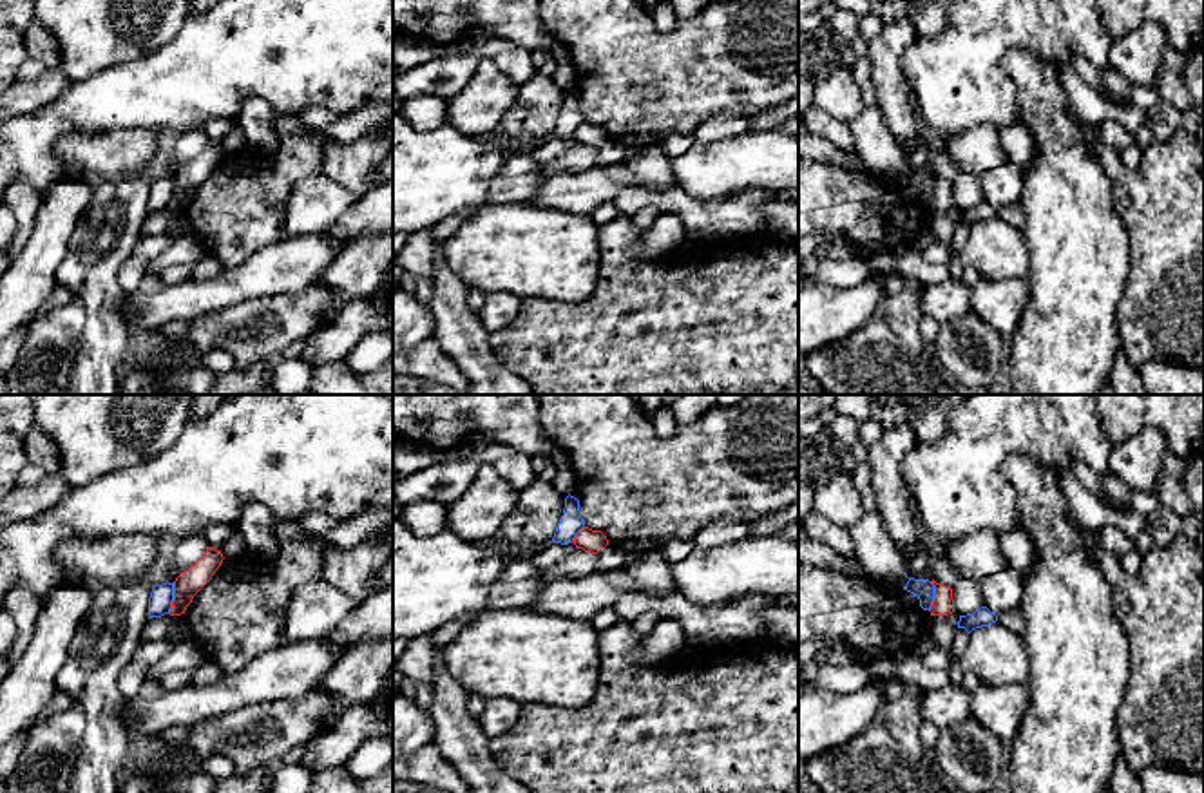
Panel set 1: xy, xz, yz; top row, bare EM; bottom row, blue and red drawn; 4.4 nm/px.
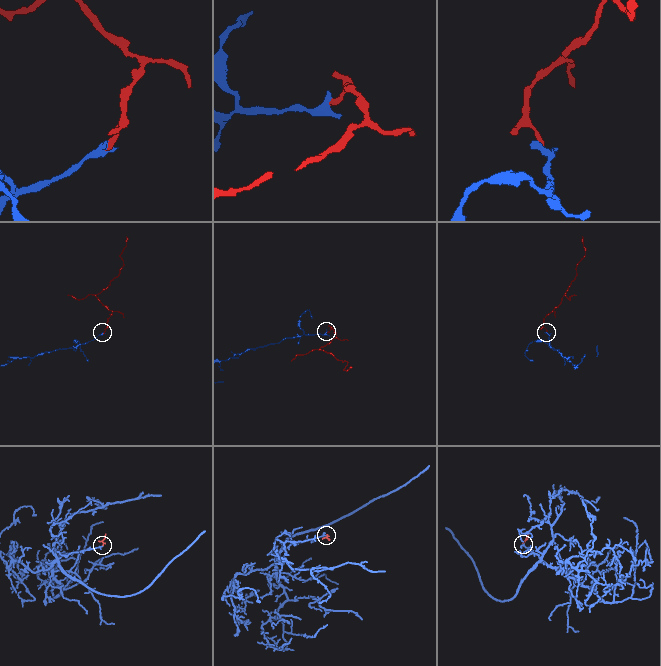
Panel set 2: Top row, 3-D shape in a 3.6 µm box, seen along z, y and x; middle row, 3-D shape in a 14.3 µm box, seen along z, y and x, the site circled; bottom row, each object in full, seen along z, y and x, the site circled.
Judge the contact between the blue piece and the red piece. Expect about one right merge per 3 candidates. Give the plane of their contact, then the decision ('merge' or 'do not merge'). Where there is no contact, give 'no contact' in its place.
contact in xy; do not merge

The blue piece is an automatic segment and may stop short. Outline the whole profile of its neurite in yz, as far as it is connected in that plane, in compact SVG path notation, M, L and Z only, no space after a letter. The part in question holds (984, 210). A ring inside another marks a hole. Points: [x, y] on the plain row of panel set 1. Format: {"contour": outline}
{"contour": "M981 201L974 208L960 210L958 223L965 223L969 228L976 223L989 221L998 215L998 210L987 201Z"}

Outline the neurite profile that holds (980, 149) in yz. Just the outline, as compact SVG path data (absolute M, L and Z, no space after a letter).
M978 125L963 134L947 136L943 148L960 172L974 177L1008 163L999 130L990 125Z

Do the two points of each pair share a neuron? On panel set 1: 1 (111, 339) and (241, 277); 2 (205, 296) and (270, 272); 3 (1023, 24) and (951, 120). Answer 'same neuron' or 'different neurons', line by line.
1: different neurons
2: same neuron
3: same neuron

